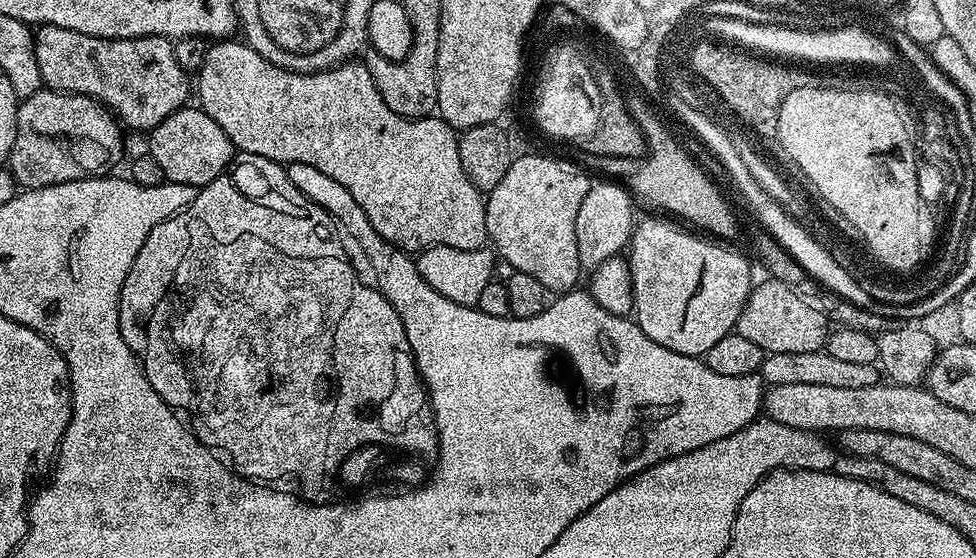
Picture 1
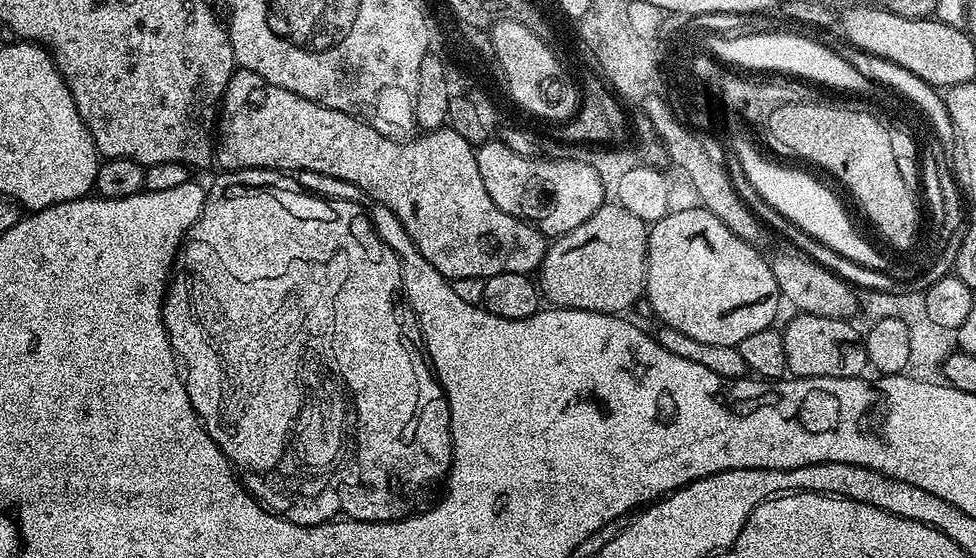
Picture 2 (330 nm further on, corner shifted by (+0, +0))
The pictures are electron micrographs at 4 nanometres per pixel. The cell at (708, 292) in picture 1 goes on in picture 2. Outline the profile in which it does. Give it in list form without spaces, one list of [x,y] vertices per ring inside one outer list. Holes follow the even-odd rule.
[[[703,206],[695,207],[669,211],[651,225],[648,273],[644,283],[646,304],[648,300],[663,327],[682,330],[682,334],[703,344],[734,348],[740,345],[742,338],[750,338],[750,334],[758,334],[758,330],[766,330],[777,323],[776,316],[778,320],[782,308],[780,287],[761,249],[747,244]]]

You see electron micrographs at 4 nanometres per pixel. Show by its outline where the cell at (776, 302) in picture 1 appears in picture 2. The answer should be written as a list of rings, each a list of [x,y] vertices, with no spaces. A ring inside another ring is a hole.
[[[801,312],[783,325],[784,345],[788,372],[793,377],[806,378],[842,378],[850,380],[865,375],[864,368],[869,367],[864,336],[848,320],[822,318],[809,312]]]

